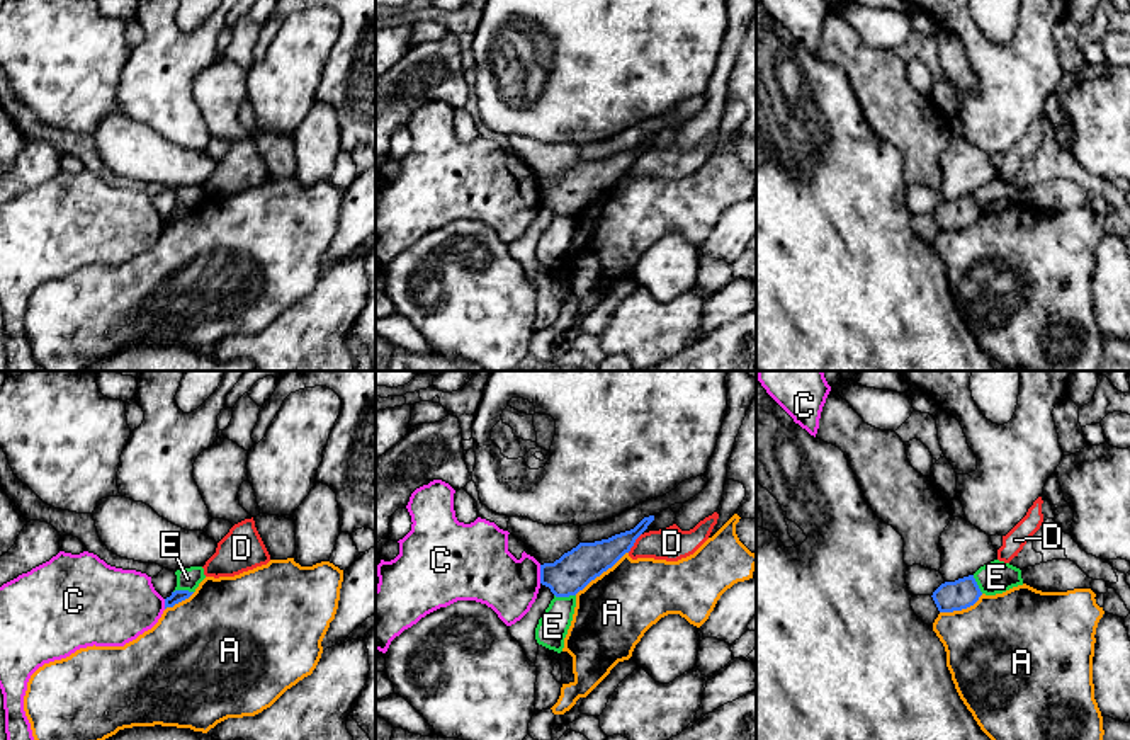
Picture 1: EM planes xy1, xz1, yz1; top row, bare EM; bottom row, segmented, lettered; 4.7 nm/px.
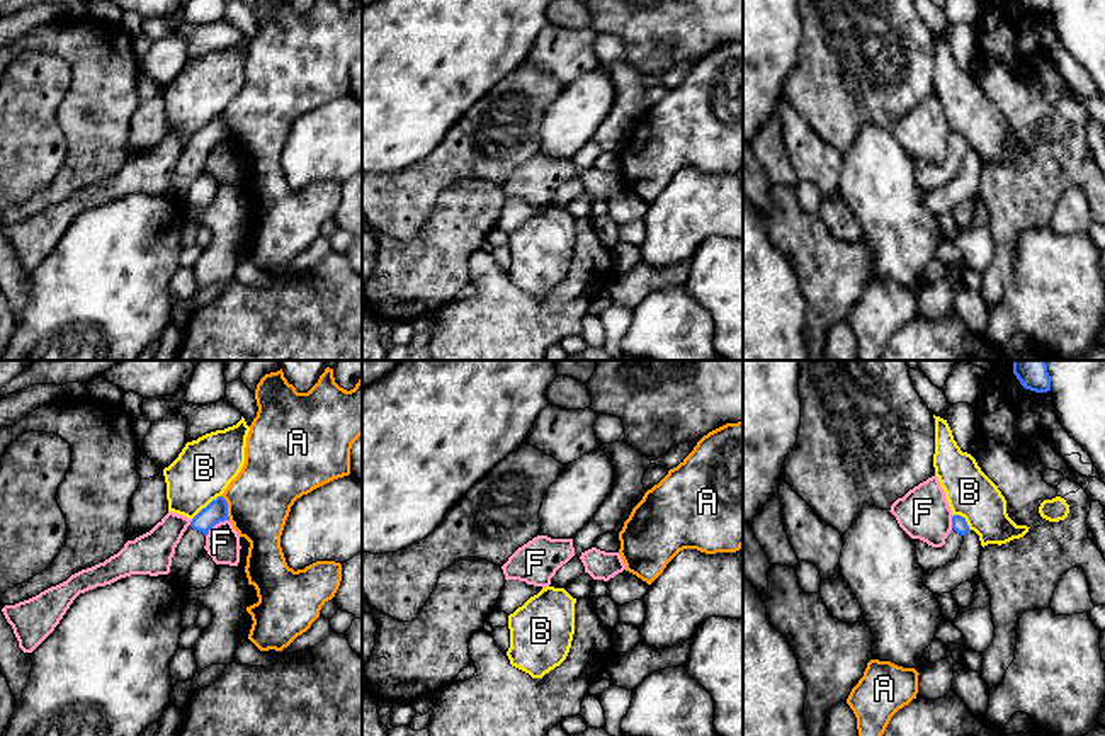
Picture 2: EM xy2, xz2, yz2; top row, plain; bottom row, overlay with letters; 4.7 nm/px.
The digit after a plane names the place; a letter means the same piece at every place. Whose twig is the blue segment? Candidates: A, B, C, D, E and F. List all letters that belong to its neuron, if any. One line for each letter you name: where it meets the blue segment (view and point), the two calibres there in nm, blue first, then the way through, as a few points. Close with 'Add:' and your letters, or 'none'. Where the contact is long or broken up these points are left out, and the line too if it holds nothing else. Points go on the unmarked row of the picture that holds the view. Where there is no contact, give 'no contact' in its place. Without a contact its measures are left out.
Add: none

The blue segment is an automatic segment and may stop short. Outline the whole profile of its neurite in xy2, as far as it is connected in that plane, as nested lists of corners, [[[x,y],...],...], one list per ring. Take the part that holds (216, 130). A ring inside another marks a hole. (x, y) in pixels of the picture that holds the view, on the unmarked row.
[[[218,116],[192,138],[190,144],[184,151],[172,177],[170,194],[185,202],[192,182],[204,170],[206,155],[216,143],[224,139],[230,139],[228,122],[223,116]]]

